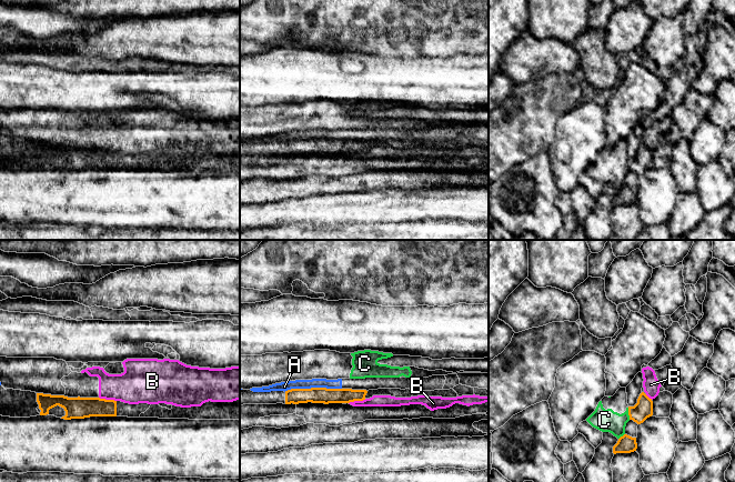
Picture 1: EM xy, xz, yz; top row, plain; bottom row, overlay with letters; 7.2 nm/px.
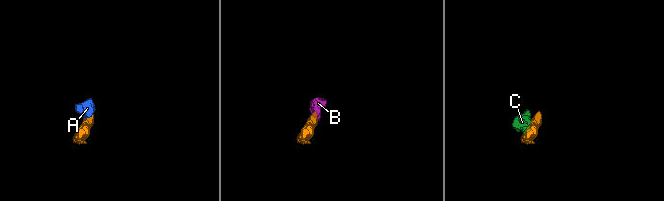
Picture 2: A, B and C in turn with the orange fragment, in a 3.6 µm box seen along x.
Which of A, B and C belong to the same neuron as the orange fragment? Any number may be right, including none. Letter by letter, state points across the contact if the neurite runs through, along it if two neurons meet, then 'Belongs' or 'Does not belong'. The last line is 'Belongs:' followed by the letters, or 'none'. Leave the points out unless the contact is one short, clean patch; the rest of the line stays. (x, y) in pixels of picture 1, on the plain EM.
A: Boundary: xz (341, 139), (291, 139), (284, 142). Does not belong
B: Boundary: xy (99, 148), (116, 152). Does not belong
C: Does not belong
Belongs: none

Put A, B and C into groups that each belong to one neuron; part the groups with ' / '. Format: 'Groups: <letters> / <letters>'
Groups: A / B / C

